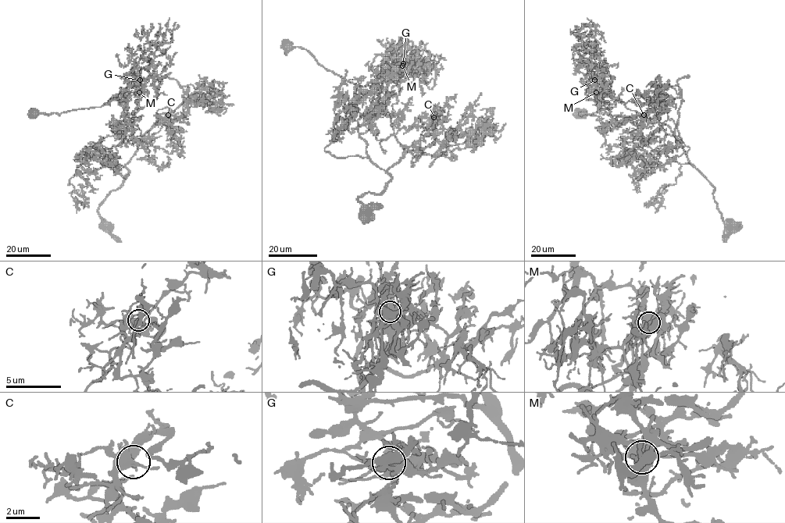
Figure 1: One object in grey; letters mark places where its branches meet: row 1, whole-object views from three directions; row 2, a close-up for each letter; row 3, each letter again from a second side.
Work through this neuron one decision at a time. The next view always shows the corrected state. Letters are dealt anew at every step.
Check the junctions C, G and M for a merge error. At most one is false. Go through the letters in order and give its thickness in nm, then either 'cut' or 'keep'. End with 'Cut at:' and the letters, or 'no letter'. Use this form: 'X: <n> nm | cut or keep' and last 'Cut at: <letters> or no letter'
C: 400 nm | keep
G: 480 nm | keep
M: 400 nm | cut
Cut at: M

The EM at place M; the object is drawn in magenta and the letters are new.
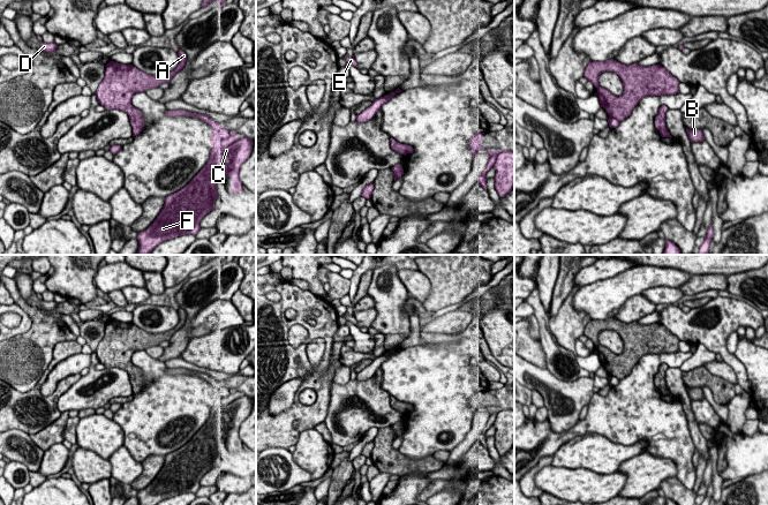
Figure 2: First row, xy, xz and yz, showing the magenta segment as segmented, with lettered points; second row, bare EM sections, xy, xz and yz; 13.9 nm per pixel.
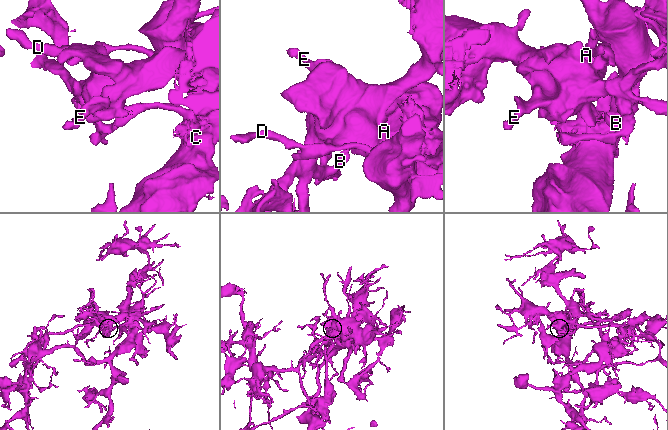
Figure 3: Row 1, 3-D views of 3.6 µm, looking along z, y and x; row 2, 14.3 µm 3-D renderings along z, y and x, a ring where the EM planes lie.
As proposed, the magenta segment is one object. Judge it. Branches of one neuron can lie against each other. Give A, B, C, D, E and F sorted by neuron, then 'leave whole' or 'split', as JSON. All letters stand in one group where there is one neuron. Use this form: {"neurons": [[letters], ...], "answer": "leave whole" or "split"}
{"neurons": [["A", "B", "D", "E"], ["C", "F"]], "answer": "split"}

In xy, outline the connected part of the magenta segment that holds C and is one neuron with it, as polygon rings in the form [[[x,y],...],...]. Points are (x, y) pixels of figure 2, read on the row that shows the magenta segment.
[[[167,111],[168,116],[195,116],[206,122],[212,128],[212,137],[210,144],[213,146],[210,152],[210,158],[204,167],[191,179],[191,181],[174,194],[165,197],[165,204],[153,220],[153,223],[144,231],[140,232],[137,240],[140,243],[136,255],[150,255],[150,252],[161,242],[174,239],[185,234],[196,235],[201,229],[201,220],[214,209],[214,202],[218,198],[216,175],[229,176],[232,179],[232,193],[243,190],[243,184],[240,180],[240,168],[249,158],[253,150],[253,140],[242,134],[240,140],[236,138],[238,131],[229,131],[221,127],[221,123],[216,122],[208,115],[196,114],[188,111]]]

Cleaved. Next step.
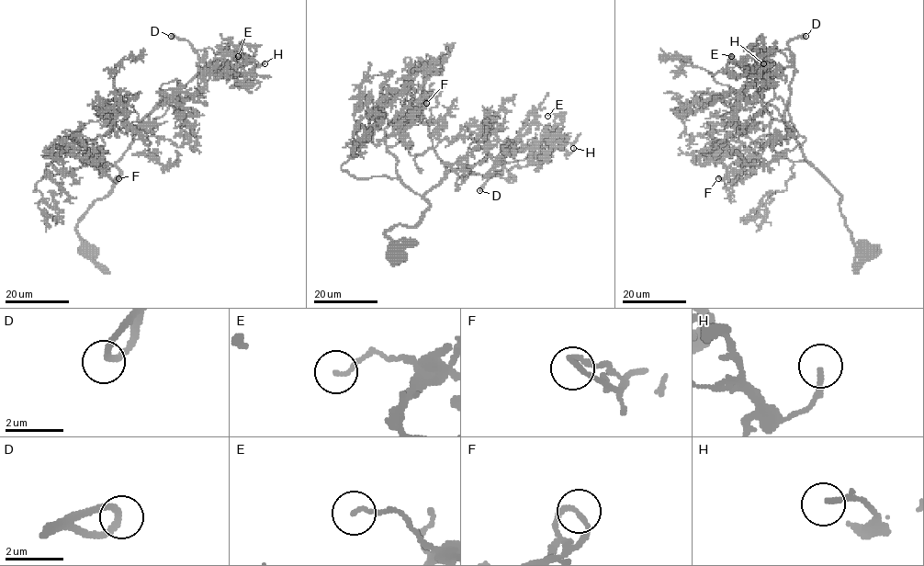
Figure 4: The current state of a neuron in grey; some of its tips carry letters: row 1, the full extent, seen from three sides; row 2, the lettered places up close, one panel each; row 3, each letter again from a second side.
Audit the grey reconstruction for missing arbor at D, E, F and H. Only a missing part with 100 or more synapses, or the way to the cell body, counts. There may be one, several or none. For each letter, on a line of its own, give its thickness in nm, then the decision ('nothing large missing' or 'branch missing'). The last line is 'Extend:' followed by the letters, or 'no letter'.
D: 200 nm | nothing large missing
E: 130 nm | nothing large missing
F: 150 nm | nothing large missing
H: 180 nm | nothing large missing
Extend: no letter

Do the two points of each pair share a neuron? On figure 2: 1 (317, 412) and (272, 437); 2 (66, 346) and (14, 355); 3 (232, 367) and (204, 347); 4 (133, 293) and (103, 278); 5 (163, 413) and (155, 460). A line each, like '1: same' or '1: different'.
1: same
2: different
3: same
4: different
5: different

